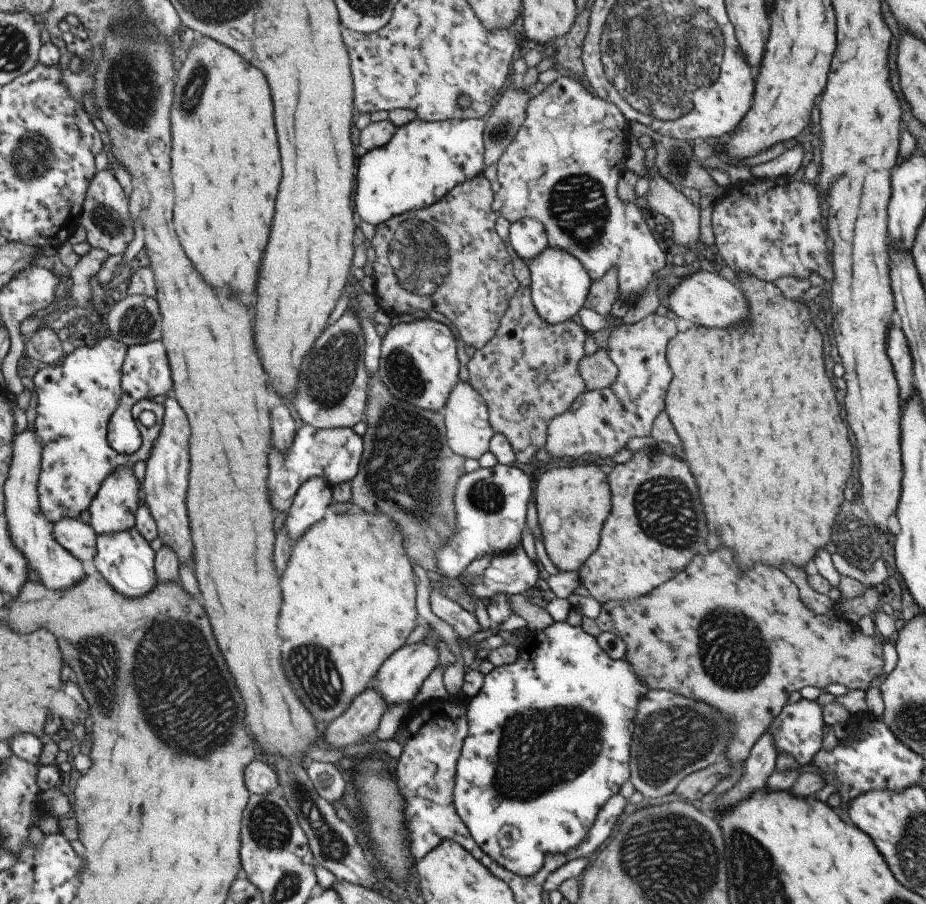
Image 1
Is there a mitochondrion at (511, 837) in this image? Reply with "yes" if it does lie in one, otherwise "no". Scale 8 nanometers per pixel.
yes

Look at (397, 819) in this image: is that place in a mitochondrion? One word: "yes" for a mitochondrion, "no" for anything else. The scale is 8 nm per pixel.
no

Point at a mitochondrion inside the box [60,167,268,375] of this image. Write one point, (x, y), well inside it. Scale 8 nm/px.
(138, 322)

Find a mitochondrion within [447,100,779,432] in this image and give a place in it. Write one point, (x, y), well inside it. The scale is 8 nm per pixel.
(577, 204)

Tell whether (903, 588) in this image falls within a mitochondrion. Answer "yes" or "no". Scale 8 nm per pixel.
no

